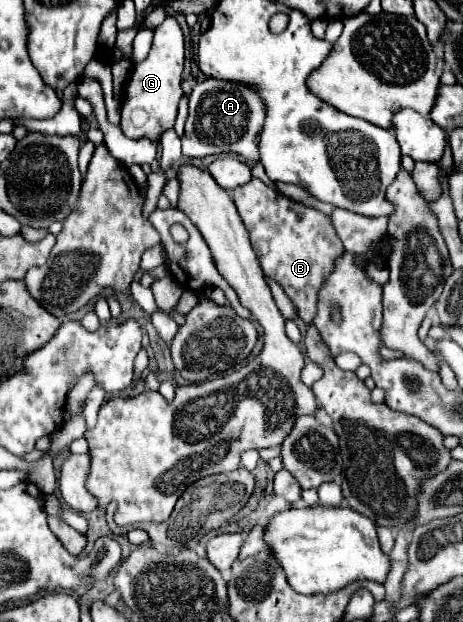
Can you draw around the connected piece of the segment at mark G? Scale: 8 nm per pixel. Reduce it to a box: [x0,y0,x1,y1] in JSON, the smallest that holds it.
[121,19,183,141]

